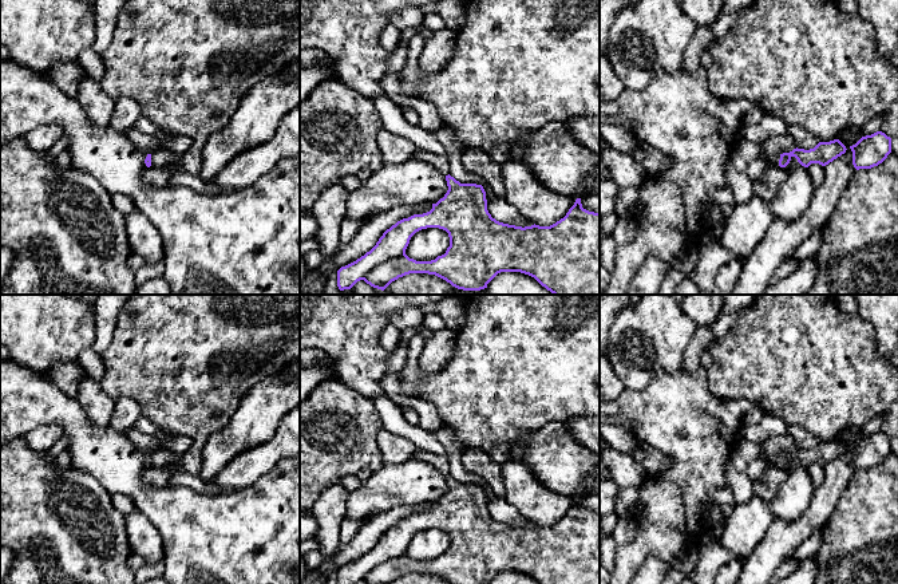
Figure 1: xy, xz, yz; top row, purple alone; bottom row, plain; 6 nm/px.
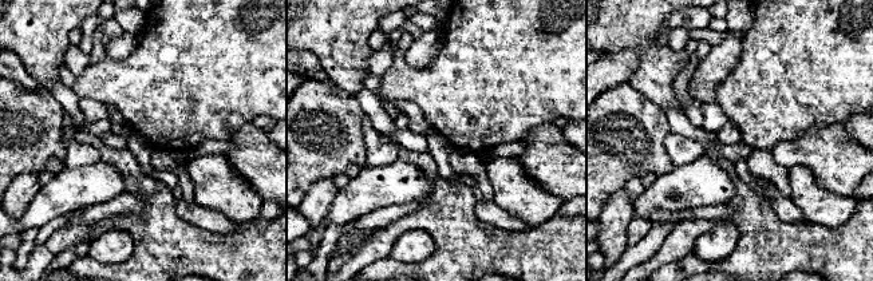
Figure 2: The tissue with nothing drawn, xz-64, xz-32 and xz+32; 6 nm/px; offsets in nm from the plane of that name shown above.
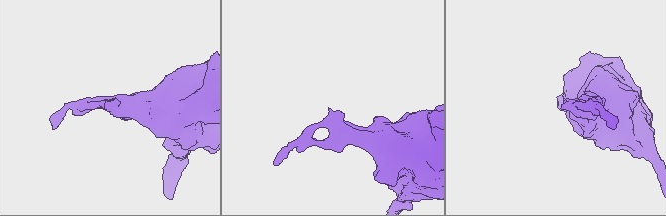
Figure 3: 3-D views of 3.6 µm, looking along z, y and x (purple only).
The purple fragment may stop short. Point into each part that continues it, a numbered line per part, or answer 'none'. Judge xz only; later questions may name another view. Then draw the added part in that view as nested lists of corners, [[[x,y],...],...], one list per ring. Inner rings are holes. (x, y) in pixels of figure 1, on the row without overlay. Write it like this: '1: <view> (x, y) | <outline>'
1: xz (439, 462) | [[[416,450],[414,454],[415,458],[423,459],[424,462],[431,463],[438,471],[440,471],[444,477],[450,474],[448,471],[448,461],[446,457],[434,454],[424,450]]]

